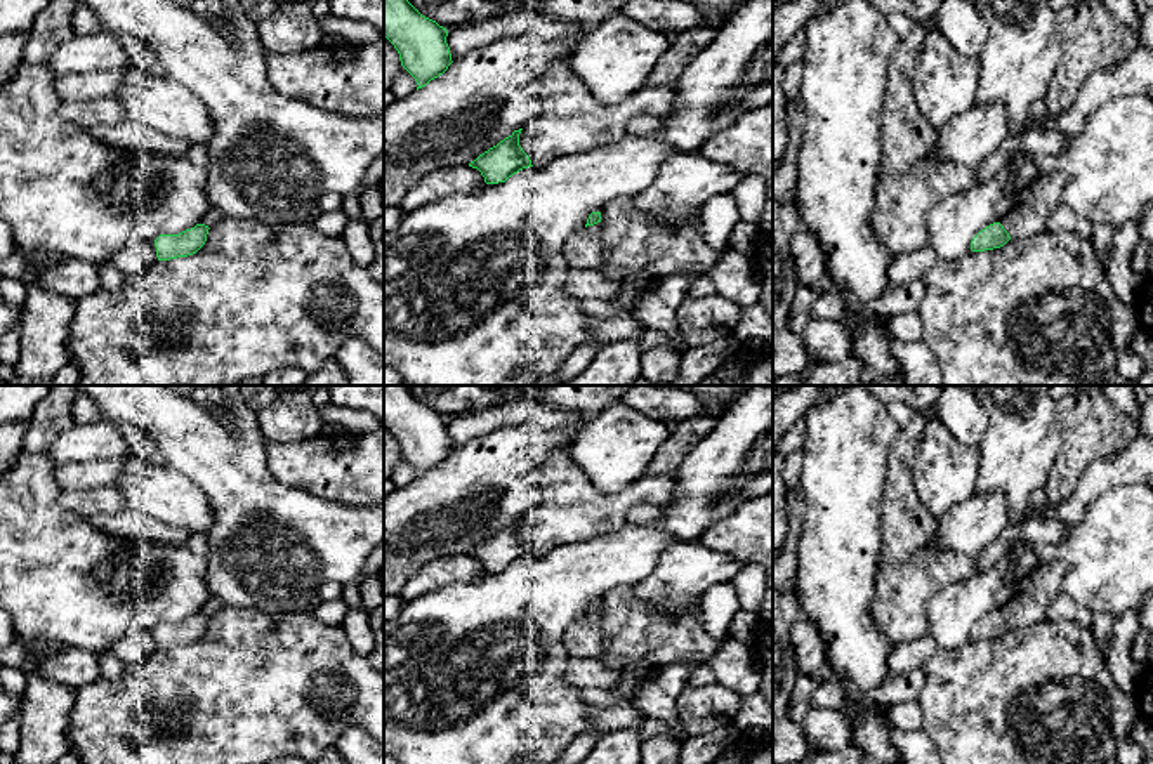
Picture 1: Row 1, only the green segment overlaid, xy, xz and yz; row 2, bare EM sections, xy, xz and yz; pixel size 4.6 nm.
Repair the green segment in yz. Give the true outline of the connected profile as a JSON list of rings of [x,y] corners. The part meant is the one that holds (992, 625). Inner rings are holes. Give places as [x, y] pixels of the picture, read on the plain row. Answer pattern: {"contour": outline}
{"contour": [[[1049,563],[1023,578],[1018,594],[998,611],[981,618],[971,630],[972,641],[985,641],[1004,636],[1011,627],[1025,629],[1045,620],[1051,603],[1061,592],[1068,566]]]}

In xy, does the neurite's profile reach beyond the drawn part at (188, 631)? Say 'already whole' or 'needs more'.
needs more

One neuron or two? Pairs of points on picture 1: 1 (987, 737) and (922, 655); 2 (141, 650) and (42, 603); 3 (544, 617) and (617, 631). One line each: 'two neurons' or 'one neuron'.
1: two neurons
2: two neurons
3: two neurons

